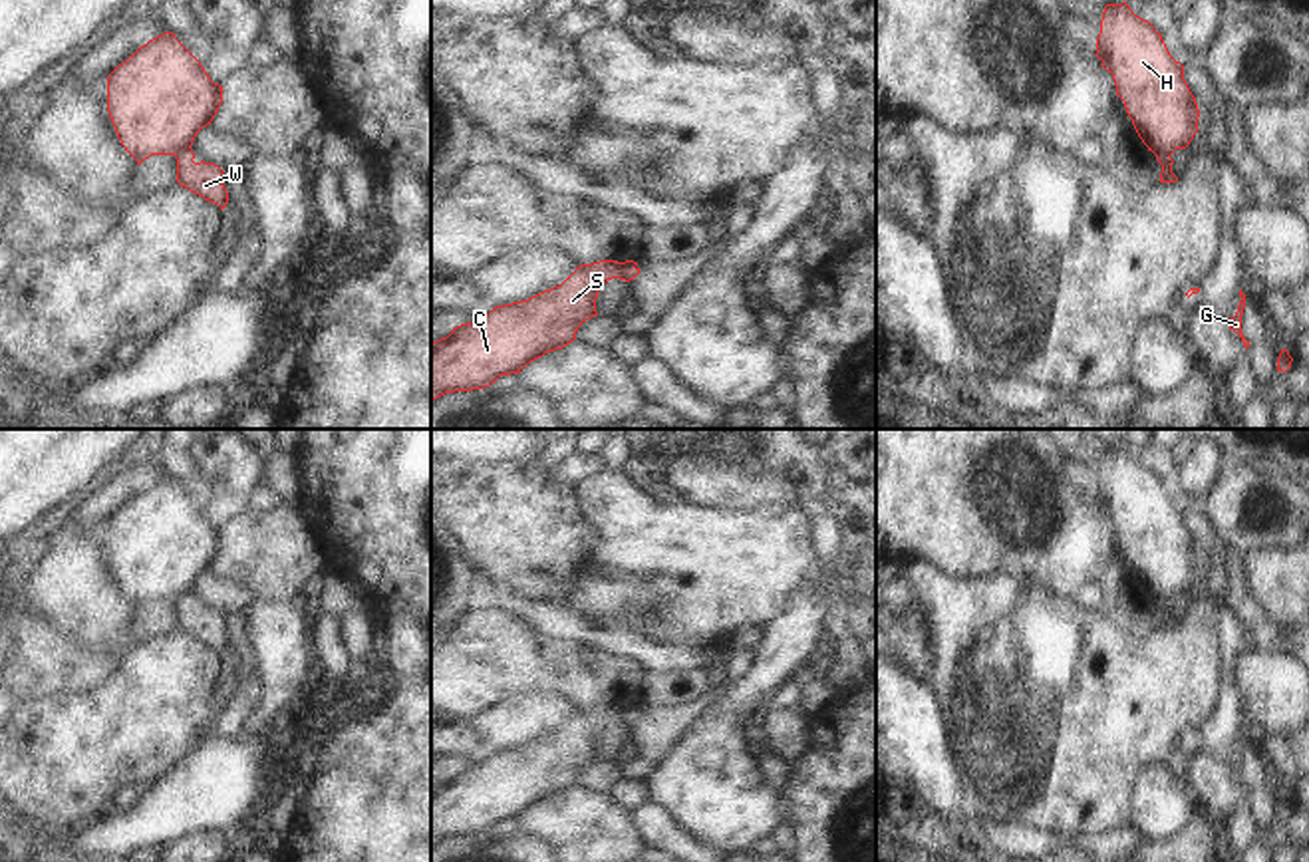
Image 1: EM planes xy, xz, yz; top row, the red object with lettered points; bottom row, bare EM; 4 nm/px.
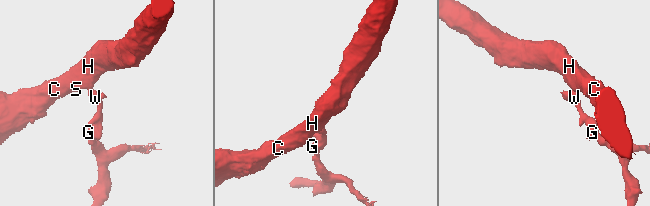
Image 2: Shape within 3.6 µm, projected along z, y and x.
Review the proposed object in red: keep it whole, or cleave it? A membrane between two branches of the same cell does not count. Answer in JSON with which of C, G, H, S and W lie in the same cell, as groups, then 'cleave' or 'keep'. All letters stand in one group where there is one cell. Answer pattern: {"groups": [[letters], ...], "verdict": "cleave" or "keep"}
{"groups": [["C", "H", "S"], ["G", "W"]], "verdict": "cleave"}

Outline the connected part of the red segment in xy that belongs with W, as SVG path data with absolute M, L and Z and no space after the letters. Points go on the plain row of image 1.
M193 594L177 598L175 604L177 628L203 642L205 646L218 649L222 655L228 647L228 638L224 634L224 616L215 608L195 608Z

